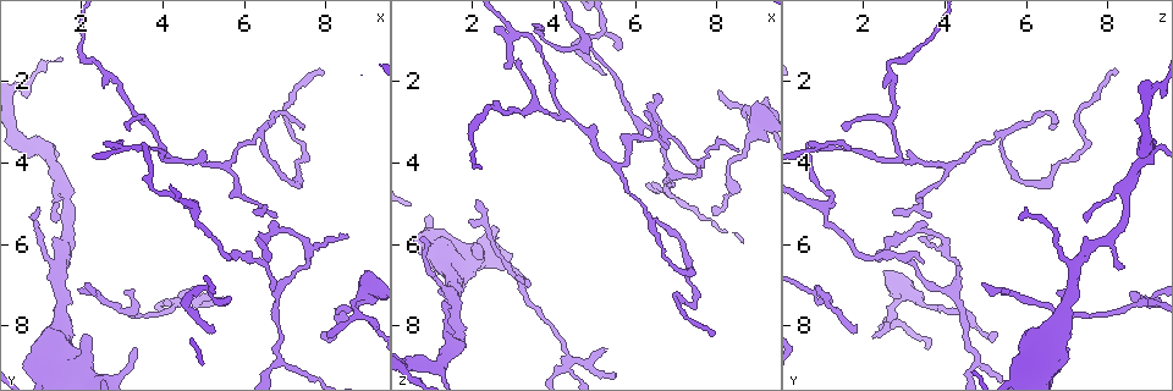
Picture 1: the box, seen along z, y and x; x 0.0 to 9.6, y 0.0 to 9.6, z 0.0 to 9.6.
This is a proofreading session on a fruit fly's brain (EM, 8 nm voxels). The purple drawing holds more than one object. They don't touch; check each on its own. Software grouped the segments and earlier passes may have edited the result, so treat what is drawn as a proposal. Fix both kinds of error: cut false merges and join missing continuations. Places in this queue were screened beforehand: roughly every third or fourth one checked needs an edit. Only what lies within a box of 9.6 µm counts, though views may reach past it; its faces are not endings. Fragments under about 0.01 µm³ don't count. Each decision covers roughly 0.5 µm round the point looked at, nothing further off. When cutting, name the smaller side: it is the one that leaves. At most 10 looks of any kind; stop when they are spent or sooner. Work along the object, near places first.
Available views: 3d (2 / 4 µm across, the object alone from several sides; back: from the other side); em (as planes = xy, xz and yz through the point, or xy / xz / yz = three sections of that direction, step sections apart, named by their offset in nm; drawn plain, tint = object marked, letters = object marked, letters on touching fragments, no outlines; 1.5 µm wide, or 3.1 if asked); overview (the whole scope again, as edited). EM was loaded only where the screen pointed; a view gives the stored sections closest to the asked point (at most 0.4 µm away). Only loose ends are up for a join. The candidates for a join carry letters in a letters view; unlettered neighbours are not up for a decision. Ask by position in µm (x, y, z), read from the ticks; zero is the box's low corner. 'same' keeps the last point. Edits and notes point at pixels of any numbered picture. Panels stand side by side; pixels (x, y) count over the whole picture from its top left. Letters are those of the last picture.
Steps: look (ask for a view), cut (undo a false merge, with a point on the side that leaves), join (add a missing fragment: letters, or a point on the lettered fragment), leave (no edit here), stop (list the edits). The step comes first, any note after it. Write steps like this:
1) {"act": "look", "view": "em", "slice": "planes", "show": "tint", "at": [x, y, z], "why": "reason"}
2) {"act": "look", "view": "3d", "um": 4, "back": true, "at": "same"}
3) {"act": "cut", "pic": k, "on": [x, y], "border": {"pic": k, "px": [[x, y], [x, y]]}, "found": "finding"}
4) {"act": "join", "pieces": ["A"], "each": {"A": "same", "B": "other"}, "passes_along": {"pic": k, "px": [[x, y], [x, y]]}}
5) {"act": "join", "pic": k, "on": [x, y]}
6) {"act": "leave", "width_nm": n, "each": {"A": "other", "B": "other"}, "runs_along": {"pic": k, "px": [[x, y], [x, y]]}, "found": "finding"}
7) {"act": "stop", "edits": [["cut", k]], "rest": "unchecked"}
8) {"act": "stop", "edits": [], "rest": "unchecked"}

{"act": "look", "view": "em", "slice": "xz", "step": 8, "show": "tint", "at": [3.20, 3.10, 1.50], "why": "branch stops here"}

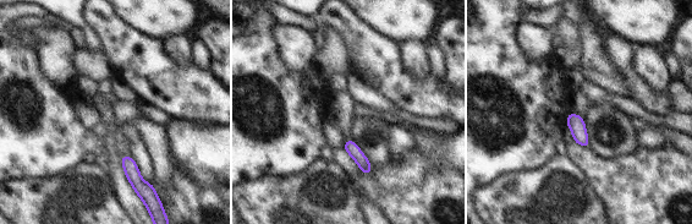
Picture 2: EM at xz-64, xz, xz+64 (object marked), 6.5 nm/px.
{"act": "look", "view": "em", "slice": "planes", "show": "letters", "at": "same"}

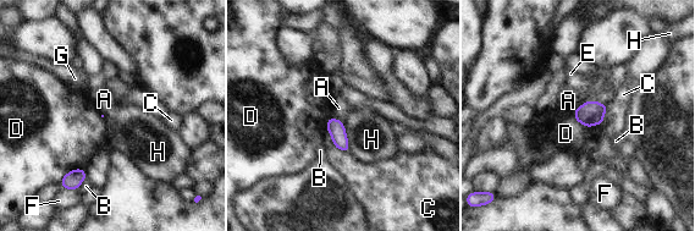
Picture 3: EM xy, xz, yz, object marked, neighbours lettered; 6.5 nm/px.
{"act": "leave", "each": {"A": "other", "B": "other", "C": "other", "D": "other", "E": "other", "F": "other", "G": "other", "H": "other"}, "border": {"pic": 3, "px": [[343, 122], [351, 152]]}, "found": "none of them fits"}

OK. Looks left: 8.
{"act": "look", "view": "3d", "um": 4, "at": [3.15, 7.75, 6.90], "why": "arms part here"}

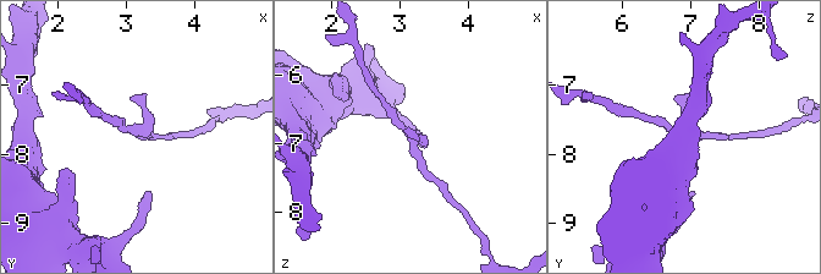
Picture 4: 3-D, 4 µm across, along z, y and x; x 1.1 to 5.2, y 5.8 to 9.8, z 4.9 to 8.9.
{"act": "look", "view": "em", "slice": "planes", "show": "letters", "at": [3.15, 7.70, 6.95]}

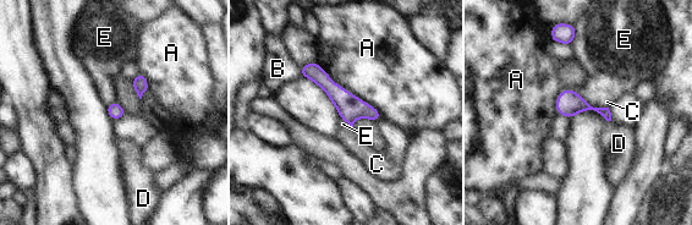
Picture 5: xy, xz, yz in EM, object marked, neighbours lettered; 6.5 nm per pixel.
{"act": "leave", "each": {"A": "other", "B": "other", "C": "other", "D": "other", "E": "other"}, "border": {"pic": 5, "px": [[574, 91], [592, 105], [598, 106]]}, "found": "all the same neuron"}

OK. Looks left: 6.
{"act": "look", "view": "3d", "um": 4, "at": [0.80, 5.35, 5.85], "why": "thin end"}

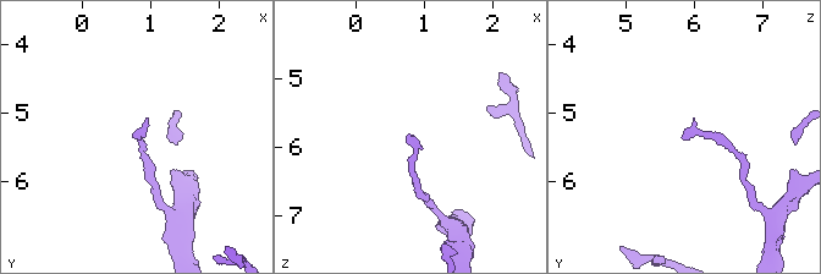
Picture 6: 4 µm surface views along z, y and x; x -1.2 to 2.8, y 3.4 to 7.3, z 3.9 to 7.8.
{"act": "look", "view": "em", "slice": "planes", "show": "plain", "at": [0.75, 5.40, 5.80], "why": "now the EM"}

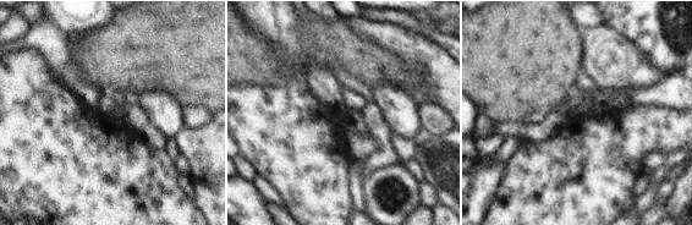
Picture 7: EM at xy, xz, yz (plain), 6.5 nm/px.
{"act": "look", "view": "em", "slice": "planes", "show": "letters", "at": "same", "why": "see the neighbours"}

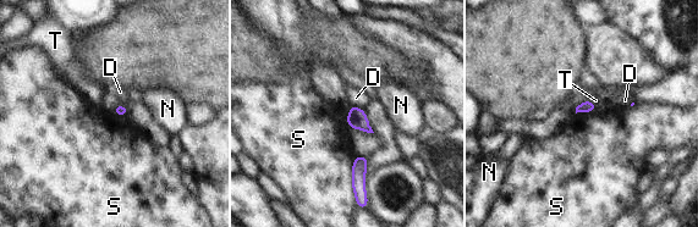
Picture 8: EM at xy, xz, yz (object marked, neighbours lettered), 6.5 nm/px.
{"act": "leave", "each": {"D": "other", "N": "other", "S": "other", "T": "other"}, "border": {"pic": 8, "px": [[356, 156], [352, 164], [352, 189]]}, "found": "none of them fits"}

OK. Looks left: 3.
{"act": "look", "view": "em", "slice": "planes", "show": "letters", "at": [6.10, 6.45, 3.50], "why": "tapers out"}

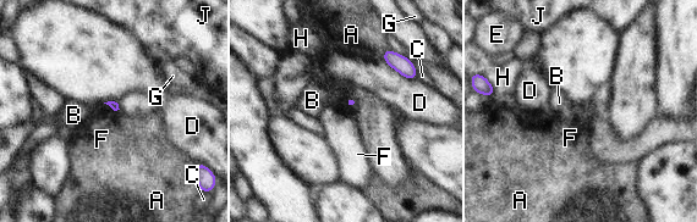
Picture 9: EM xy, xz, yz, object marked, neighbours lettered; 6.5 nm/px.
{"act": "leave", "each": {"A": "other", "B": "other", "C": "other", "D": "other", "E": "other", "F": "other", "G": "other", "H": "other", "J": "other"}, "found": "none of them fits"}

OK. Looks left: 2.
{"act": "stop", "edits": [], "rest": "unchecked"}

